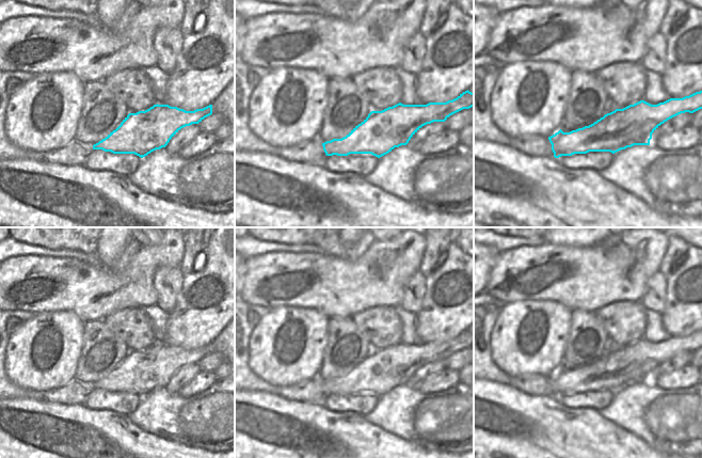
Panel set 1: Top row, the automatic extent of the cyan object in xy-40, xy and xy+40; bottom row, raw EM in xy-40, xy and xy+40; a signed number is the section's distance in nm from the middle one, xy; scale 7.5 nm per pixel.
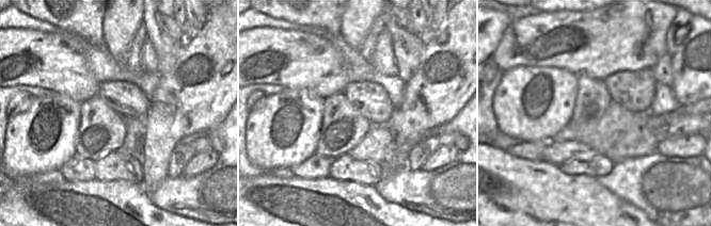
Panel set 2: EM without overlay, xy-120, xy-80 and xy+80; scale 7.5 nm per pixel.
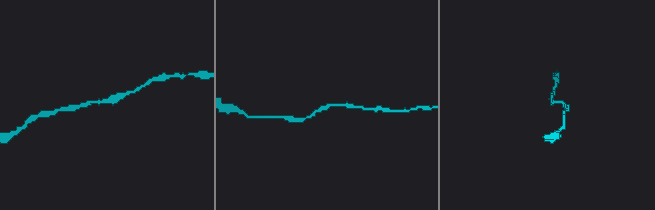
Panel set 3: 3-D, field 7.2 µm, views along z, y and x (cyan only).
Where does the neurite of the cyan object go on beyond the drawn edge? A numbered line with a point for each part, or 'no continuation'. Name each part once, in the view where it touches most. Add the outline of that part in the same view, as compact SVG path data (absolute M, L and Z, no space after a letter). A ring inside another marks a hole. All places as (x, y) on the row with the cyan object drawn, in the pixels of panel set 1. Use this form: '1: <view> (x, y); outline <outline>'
no continuation

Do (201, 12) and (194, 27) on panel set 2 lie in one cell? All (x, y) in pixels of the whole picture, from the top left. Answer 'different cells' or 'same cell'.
same cell

